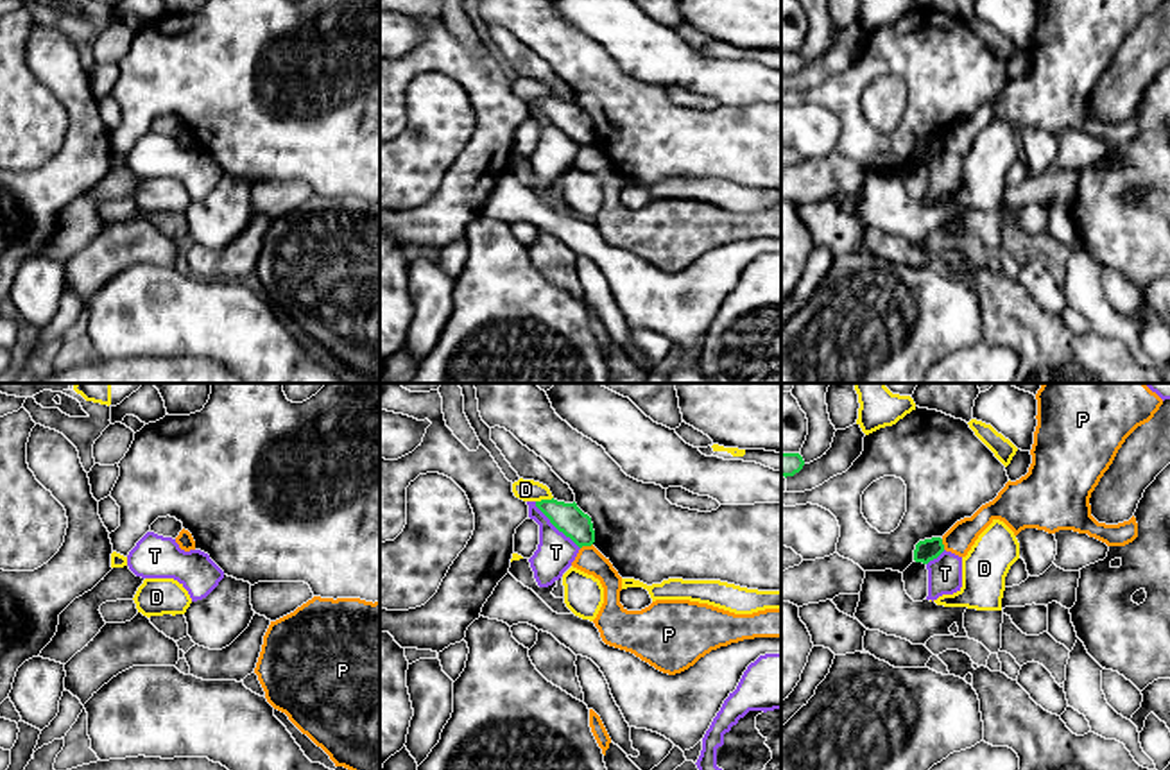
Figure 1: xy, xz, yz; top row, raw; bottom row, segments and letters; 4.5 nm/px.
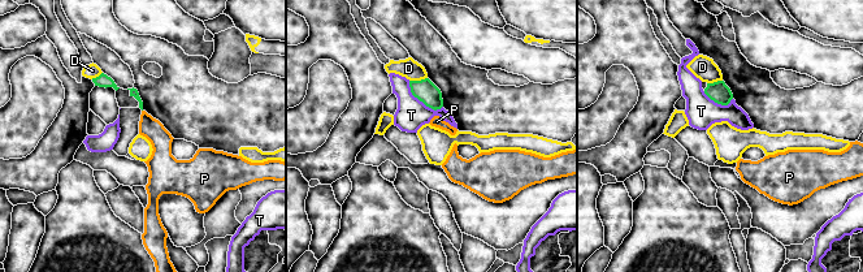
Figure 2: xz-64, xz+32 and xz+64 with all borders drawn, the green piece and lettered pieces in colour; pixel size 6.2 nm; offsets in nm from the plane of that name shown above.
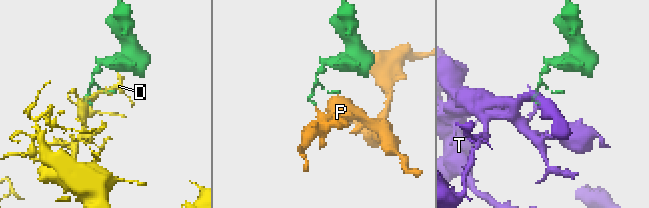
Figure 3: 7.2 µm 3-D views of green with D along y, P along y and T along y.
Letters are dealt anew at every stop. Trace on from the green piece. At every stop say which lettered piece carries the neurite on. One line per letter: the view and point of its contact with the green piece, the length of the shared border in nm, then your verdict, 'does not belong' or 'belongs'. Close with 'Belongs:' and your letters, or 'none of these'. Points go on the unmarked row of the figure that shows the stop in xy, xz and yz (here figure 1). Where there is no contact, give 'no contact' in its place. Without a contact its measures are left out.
D: meets green in xz at (543, 99); contact 80 nm long; does not belong
P: meets green in xz at (586, 144); contact 60 nm long; does not belong
T: meets green in xz at (556, 126); contact 300 nm long; does not belong
Belongs: none of these

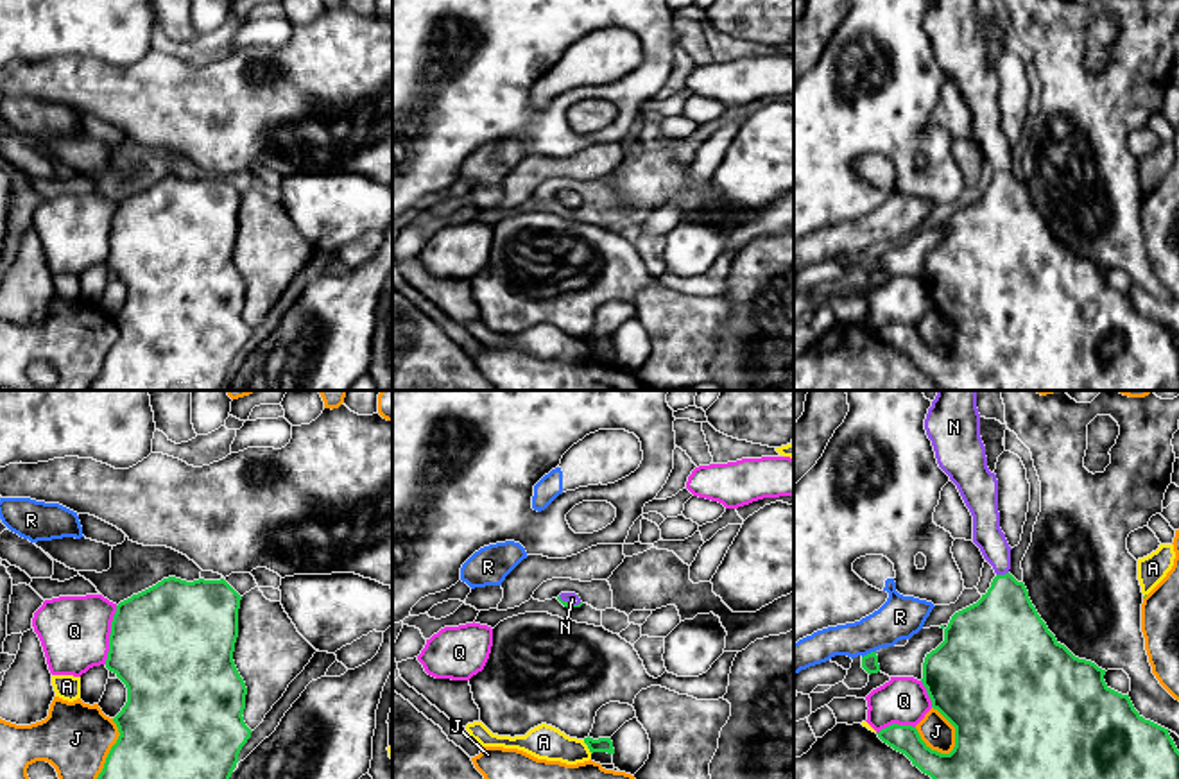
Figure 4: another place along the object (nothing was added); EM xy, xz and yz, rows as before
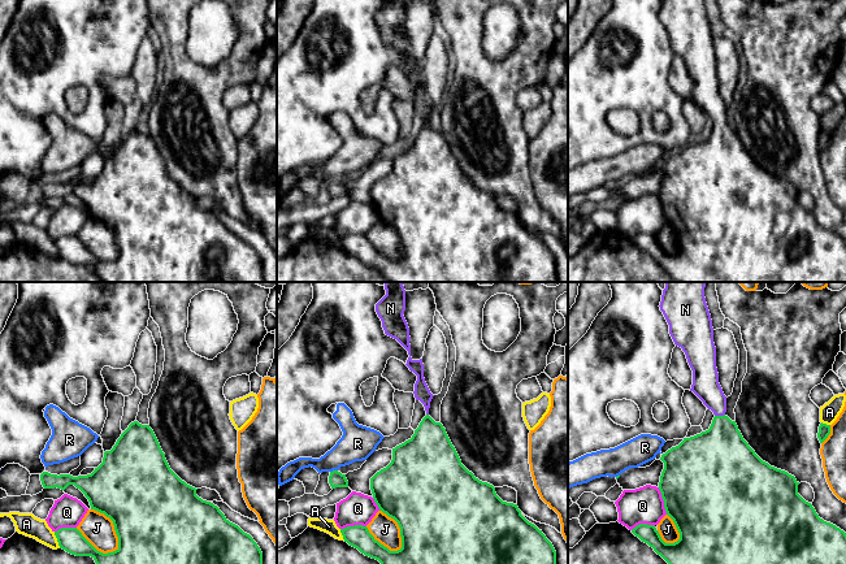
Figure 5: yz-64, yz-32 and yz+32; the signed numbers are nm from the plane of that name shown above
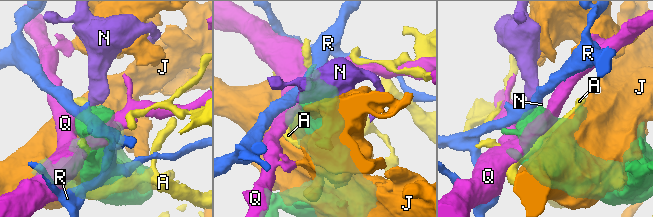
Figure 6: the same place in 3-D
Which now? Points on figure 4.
A: meets green in xz at (588, 346); contact 80 nm long; does not belong
J: meets green in yz at (955, 330); contact 240 nm long; does not belong
N: meets green in yz at (1002, 174); contact 60 nm long; belongs
Q: meets green in xy at (110, 233); contact 280 nm long; does not belong
R: meets green in yz at (868, 253); contact 70 nm long; does not belong
Belongs: N

